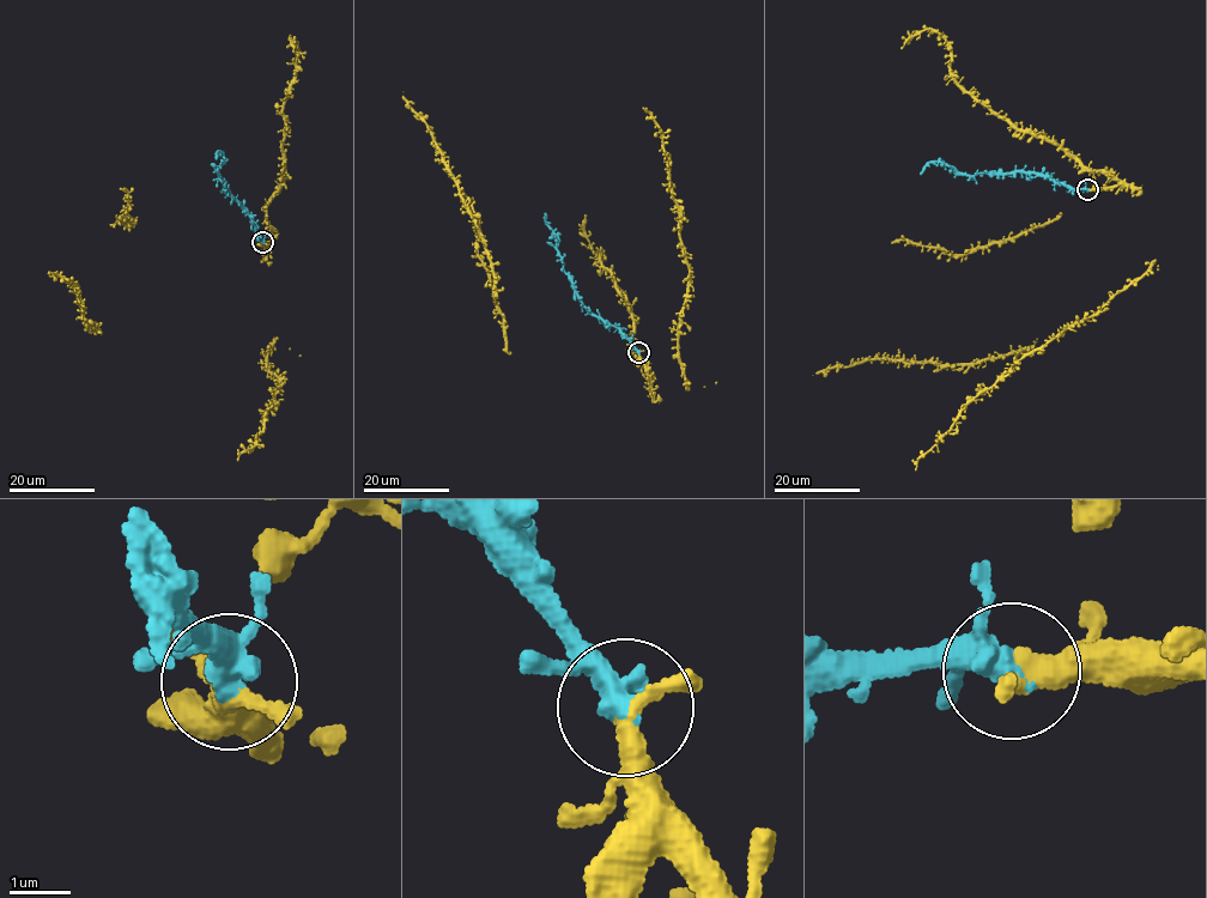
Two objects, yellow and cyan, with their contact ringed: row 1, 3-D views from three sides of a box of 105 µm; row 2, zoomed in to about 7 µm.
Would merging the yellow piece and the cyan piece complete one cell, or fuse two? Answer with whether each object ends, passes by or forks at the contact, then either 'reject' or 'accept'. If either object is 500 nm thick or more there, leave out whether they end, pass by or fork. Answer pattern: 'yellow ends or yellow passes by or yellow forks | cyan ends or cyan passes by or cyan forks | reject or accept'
yellow passes by | cyan passes by | accept

